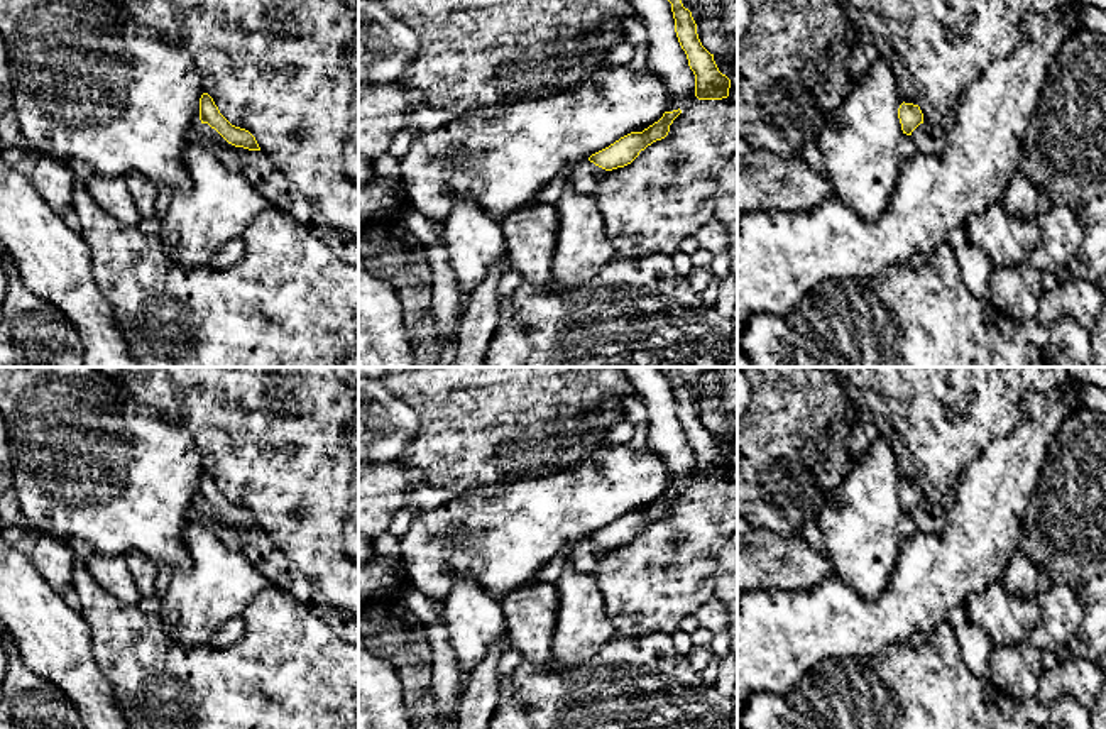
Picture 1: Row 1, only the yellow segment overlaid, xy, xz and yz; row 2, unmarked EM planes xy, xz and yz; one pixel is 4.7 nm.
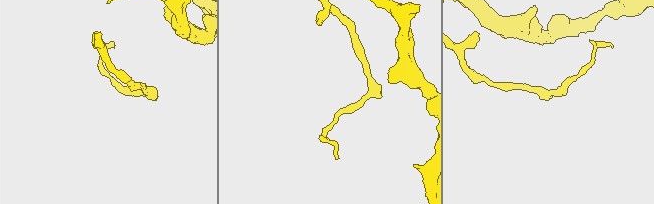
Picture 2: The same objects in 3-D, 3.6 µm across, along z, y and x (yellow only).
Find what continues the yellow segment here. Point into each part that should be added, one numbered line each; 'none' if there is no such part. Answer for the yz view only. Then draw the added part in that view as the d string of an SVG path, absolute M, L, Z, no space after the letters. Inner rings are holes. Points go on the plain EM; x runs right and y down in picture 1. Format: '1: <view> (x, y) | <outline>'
none

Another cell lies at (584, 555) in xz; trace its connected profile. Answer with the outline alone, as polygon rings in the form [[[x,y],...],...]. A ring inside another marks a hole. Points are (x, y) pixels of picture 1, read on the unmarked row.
[[[585,538],[570,546],[570,562],[575,570],[594,573],[605,553],[605,548]]]

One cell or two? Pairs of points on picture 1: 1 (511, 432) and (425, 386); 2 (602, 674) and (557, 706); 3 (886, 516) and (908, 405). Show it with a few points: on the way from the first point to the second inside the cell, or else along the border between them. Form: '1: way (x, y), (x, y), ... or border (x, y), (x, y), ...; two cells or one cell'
1: way (489, 410), (465, 386), (447, 386); one cell
2: way (591, 685), (569, 706); one cell
3: border (880, 435), (890, 443), (903, 479); two cells

